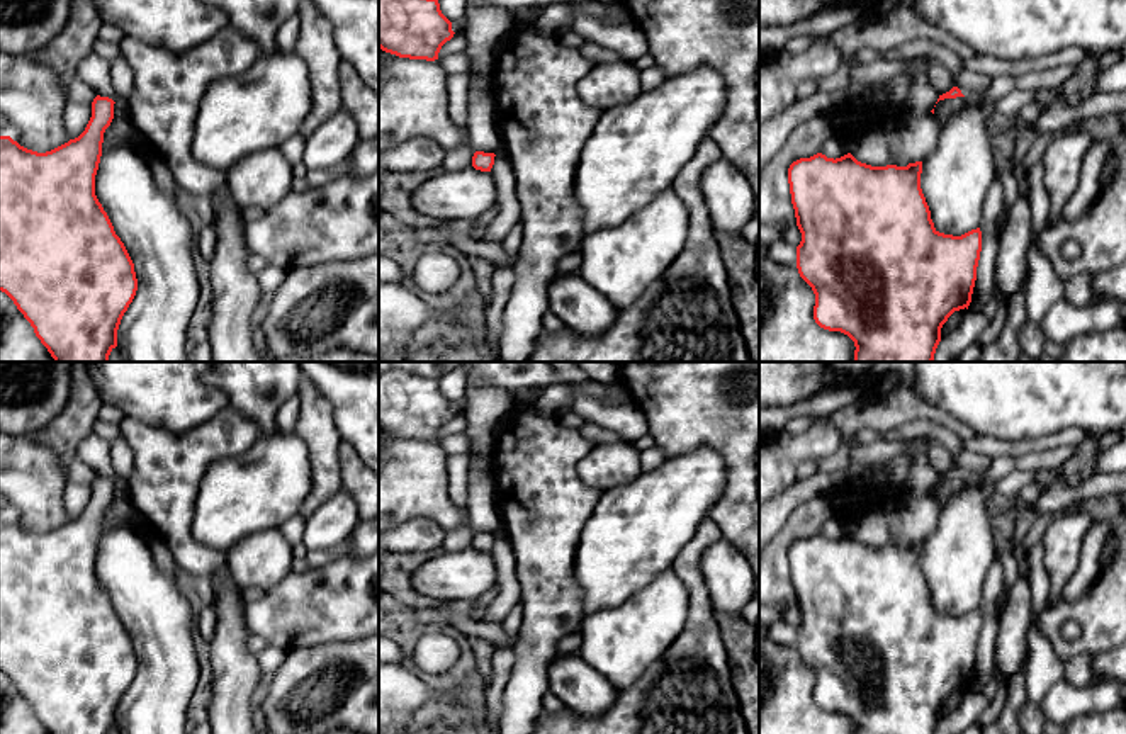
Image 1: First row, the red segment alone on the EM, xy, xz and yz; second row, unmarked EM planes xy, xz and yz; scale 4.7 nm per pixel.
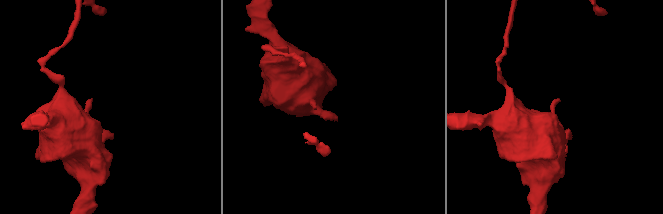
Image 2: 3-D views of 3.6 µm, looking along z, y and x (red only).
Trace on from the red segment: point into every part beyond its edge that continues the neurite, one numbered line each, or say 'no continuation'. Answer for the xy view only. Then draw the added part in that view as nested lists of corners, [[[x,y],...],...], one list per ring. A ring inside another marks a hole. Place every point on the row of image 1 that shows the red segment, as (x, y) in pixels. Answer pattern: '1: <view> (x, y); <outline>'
no continuation

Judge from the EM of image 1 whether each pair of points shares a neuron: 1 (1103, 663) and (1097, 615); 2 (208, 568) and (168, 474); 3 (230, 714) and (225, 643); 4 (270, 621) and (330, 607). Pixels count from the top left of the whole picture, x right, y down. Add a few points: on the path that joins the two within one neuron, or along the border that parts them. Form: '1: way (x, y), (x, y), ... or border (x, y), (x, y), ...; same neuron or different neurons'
1: border (1108, 649), (1092, 654); different neurons
2: way (184, 544), (172, 524), (168, 498); same neuron
3: way (230, 697), (230, 660); same neuron
4: way (286, 615), (315, 607); same neuron

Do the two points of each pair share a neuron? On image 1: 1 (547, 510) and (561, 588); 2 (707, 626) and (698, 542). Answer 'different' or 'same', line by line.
1: same
2: same

